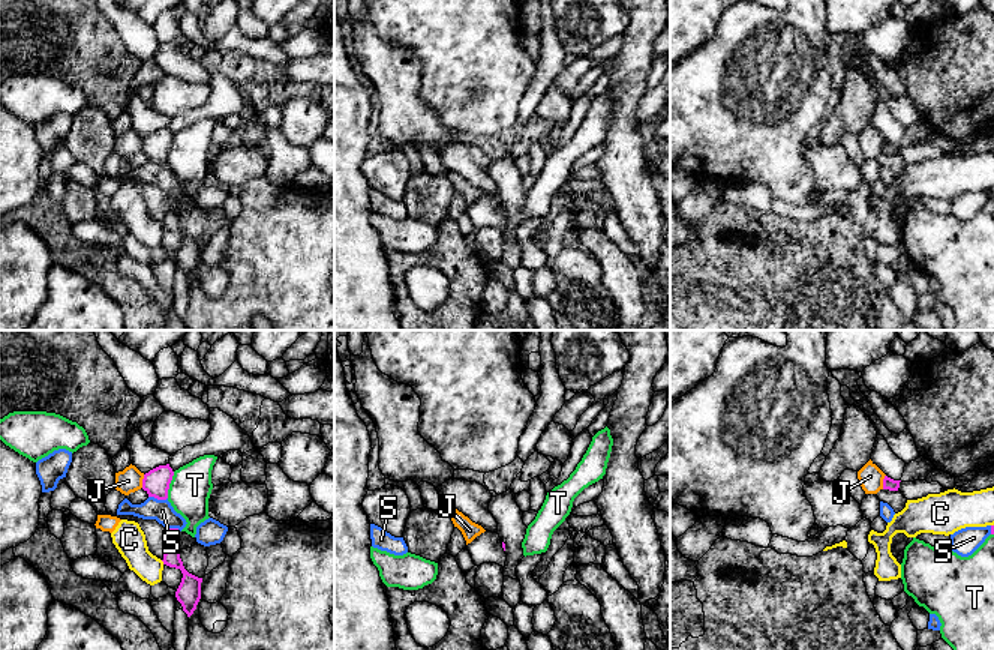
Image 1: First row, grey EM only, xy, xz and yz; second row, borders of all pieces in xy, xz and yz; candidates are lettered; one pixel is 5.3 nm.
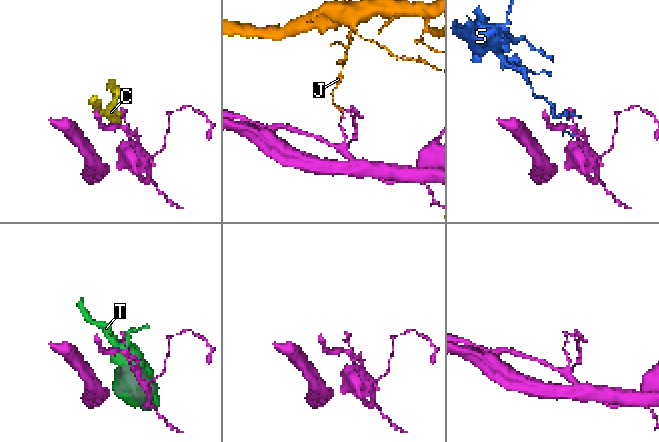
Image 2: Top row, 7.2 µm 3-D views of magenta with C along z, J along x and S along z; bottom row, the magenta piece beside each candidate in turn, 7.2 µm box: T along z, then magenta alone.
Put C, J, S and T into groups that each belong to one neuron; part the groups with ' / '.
C / J / S / T

